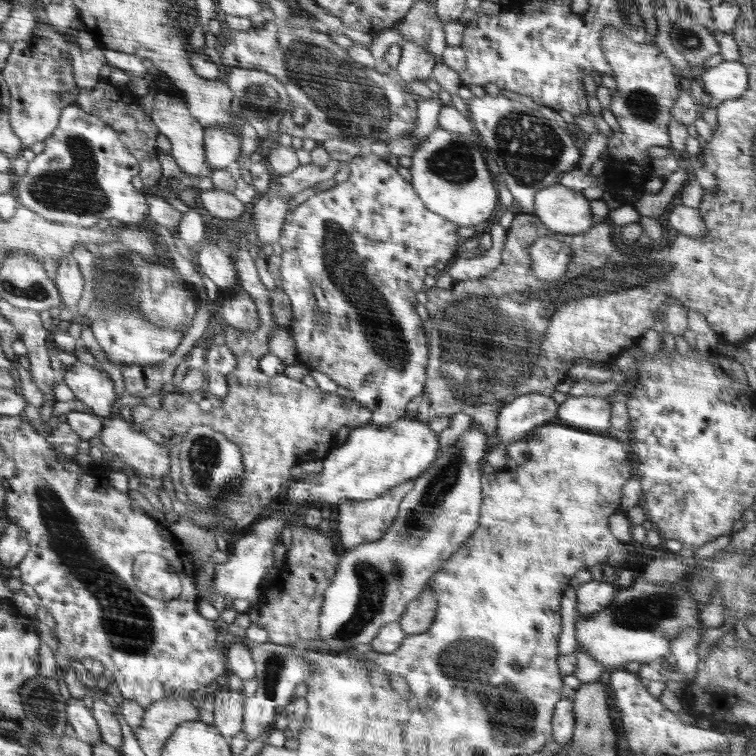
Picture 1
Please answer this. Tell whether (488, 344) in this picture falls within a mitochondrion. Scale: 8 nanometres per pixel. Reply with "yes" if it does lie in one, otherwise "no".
yes

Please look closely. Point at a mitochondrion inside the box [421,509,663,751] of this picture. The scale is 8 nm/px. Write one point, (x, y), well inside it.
(470, 661)

